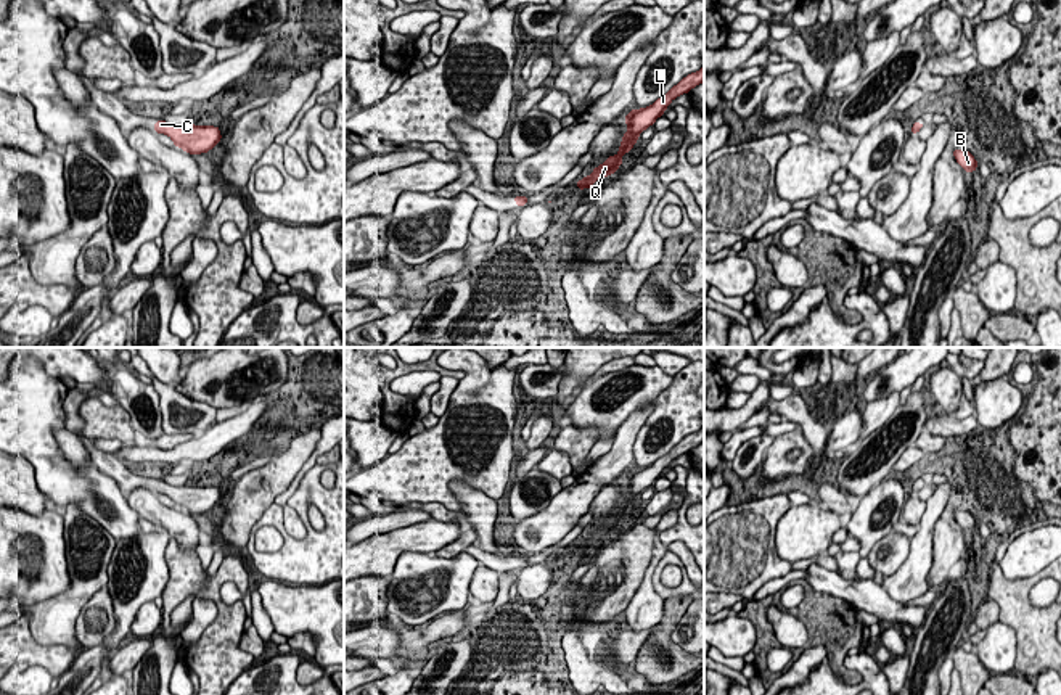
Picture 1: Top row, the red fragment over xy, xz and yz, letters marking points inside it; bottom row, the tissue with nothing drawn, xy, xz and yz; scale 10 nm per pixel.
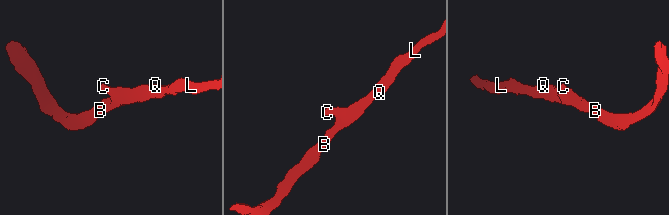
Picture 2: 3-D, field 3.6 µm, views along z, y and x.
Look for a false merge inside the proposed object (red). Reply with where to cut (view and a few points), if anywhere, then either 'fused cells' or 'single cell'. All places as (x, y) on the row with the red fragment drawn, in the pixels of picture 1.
no cut | single cell

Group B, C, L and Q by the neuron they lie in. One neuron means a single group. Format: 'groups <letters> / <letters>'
groups B C L Q

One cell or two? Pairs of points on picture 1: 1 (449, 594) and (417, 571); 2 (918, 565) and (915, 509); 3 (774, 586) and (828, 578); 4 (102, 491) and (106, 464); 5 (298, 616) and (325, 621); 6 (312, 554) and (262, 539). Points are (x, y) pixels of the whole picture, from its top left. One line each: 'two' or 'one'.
1: one
2: two
3: two
4: two
5: one
6: two

